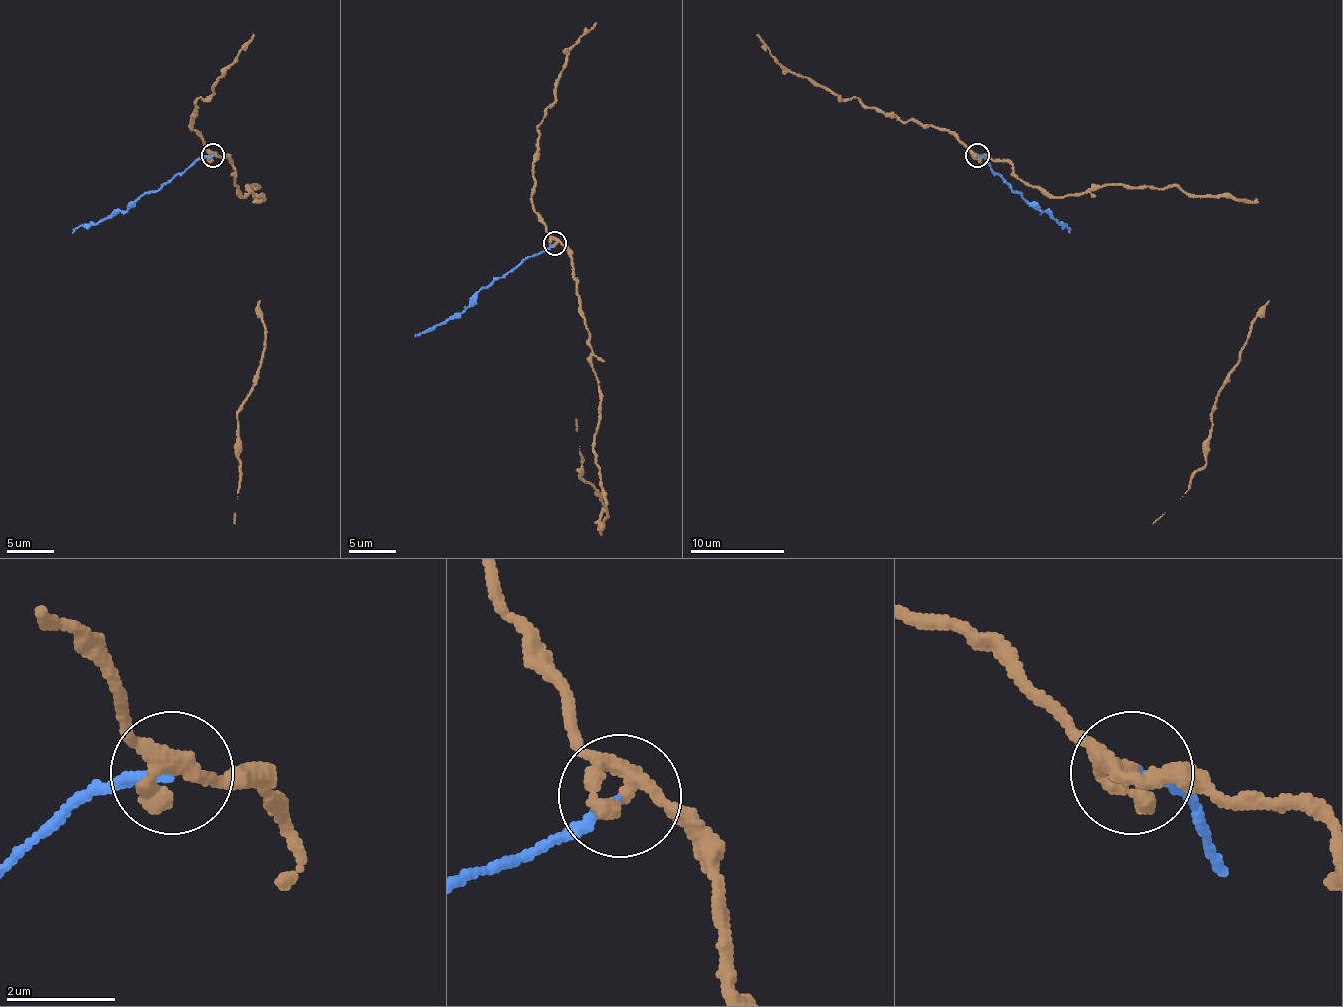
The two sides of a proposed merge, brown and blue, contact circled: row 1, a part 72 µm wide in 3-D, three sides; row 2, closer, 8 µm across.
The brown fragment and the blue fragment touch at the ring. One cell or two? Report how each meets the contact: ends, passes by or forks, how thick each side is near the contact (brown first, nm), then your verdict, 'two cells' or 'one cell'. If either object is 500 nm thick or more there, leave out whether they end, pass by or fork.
brown forks | blue ends | 220/180 nm | two cells

